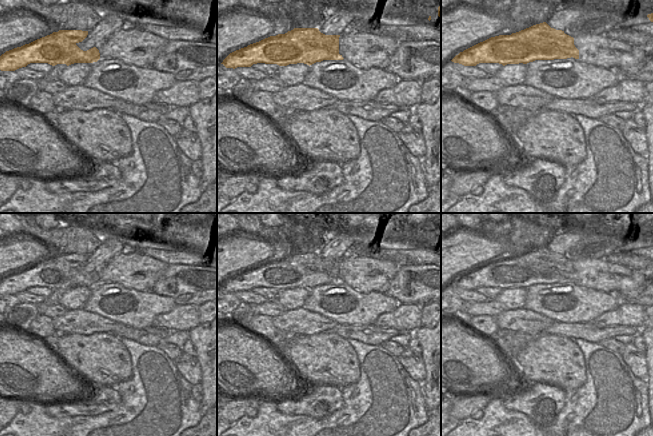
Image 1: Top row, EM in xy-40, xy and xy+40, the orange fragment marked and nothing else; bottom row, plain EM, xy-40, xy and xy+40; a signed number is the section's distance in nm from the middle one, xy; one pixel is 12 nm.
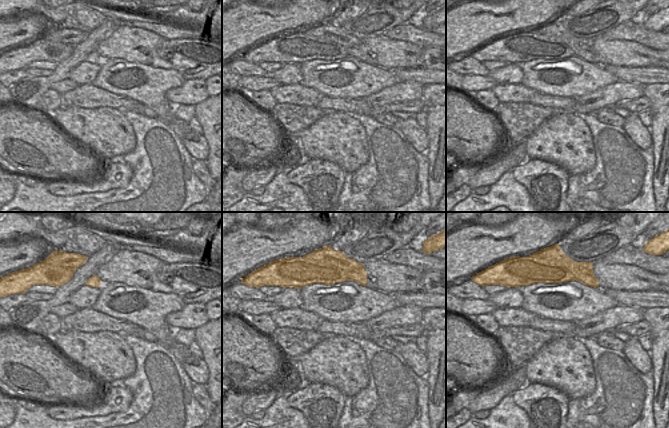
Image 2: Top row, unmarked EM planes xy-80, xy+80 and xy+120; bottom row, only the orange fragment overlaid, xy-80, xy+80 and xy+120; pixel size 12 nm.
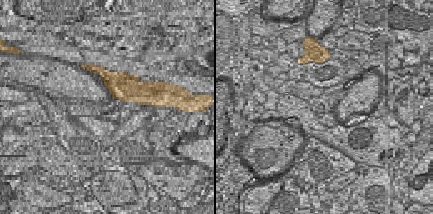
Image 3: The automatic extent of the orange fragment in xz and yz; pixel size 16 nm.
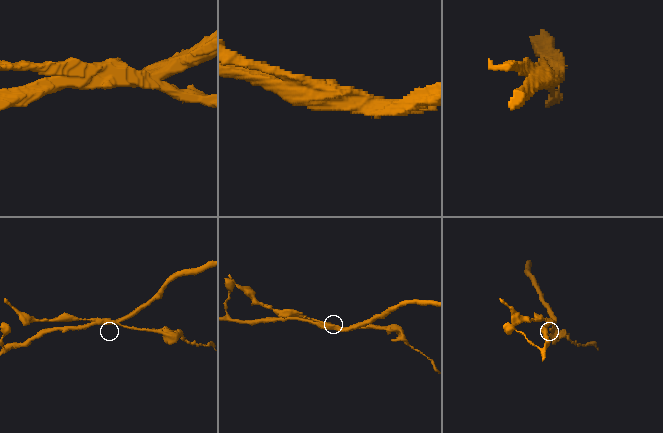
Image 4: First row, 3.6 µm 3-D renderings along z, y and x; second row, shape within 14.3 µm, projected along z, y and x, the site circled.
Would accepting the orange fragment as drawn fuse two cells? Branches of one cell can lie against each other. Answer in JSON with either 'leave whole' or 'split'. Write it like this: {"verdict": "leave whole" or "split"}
{"verdict": "split"}

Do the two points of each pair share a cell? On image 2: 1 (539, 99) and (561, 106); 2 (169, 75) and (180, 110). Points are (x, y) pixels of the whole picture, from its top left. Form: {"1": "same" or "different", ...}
{"1": "same", "2": "different"}

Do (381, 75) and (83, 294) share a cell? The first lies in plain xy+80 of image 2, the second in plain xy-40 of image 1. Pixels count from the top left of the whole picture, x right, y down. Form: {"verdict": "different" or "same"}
{"verdict": "different"}

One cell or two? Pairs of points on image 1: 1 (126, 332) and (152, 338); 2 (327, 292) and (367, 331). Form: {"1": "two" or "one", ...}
{"1": "one", "2": "two"}

